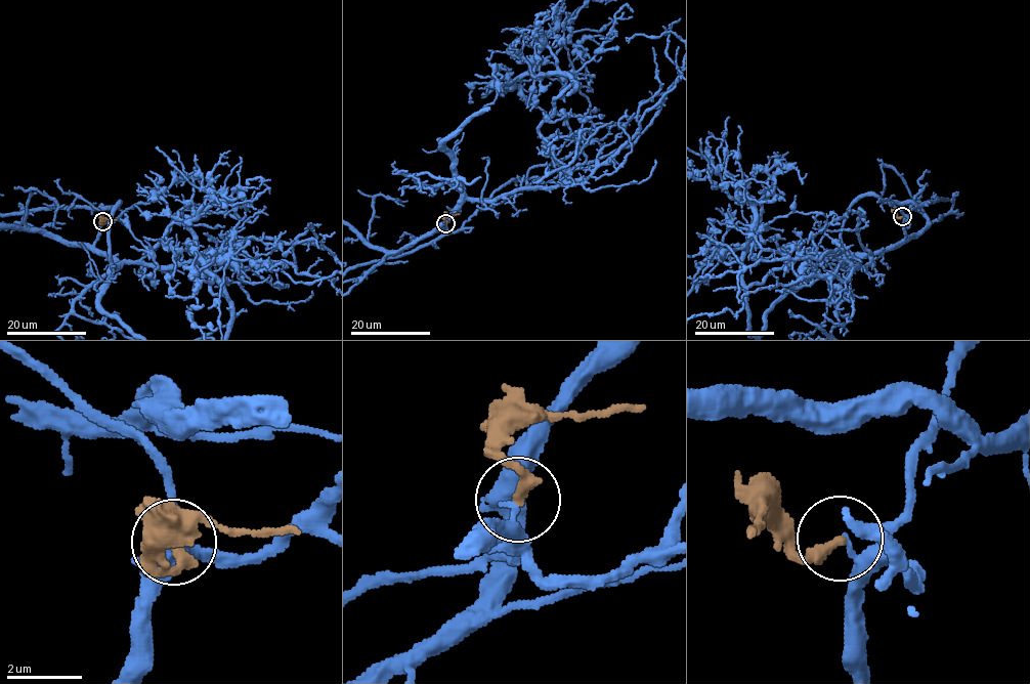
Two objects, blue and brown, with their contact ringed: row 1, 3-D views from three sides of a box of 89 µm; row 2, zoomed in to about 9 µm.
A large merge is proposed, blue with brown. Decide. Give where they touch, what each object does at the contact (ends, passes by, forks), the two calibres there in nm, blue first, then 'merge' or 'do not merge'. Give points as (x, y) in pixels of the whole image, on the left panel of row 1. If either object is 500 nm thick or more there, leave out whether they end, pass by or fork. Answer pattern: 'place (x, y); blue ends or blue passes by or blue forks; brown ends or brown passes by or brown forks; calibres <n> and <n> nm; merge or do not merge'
place (102, 221); blue passes by; brown ends; calibres 190 and 320 nm; do not merge

